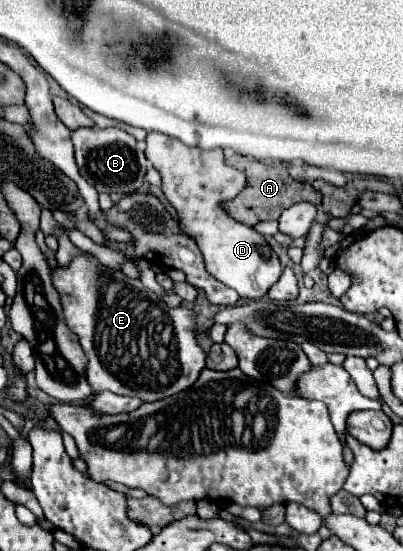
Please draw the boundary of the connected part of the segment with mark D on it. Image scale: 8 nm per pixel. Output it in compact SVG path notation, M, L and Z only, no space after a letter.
M148 133L146 157L162 177L164 197L176 209L178 225L200 247L206 271L224 285L232 287L244 299L264 297L268 287L280 279L284 267L262 233L232 219L222 207L224 201L234 199L248 185L248 177L242 171L226 165L222 149L204 151L188 147L182 141L162 133Z

